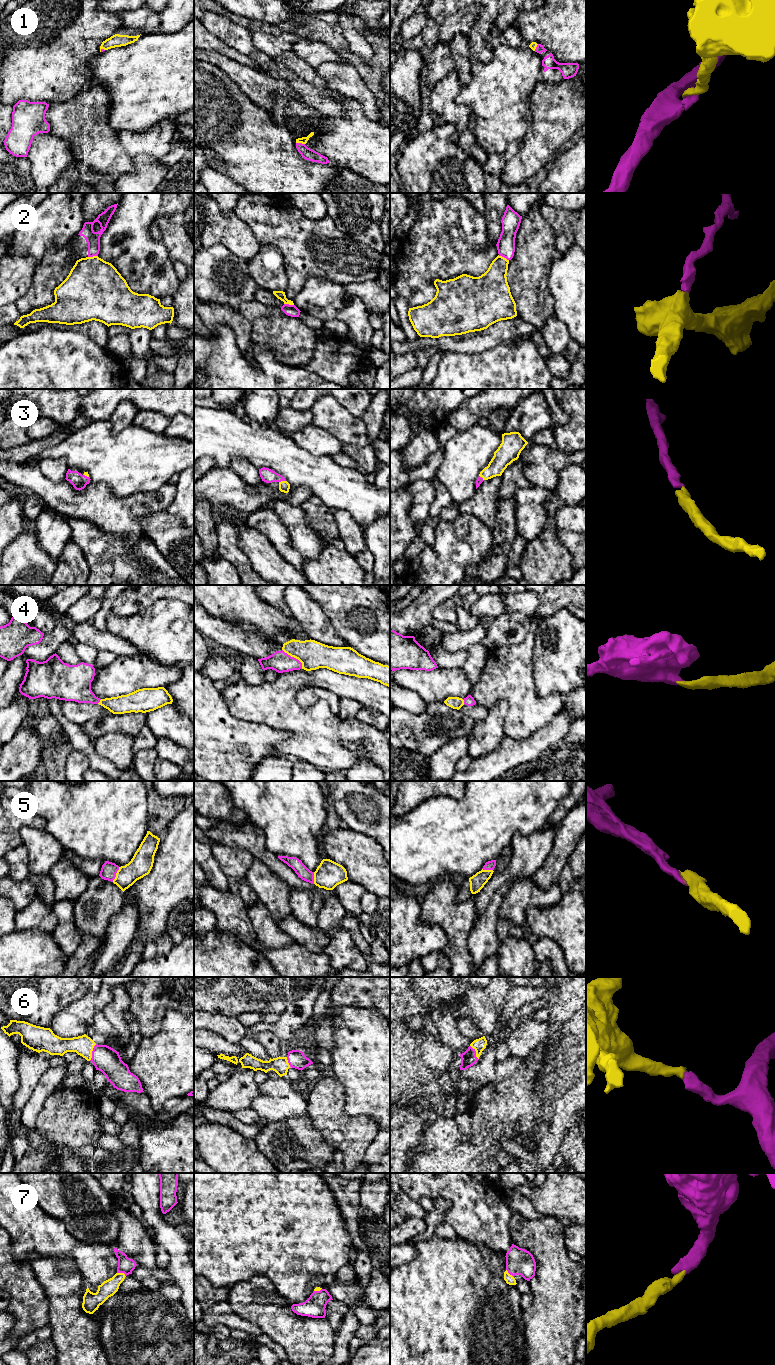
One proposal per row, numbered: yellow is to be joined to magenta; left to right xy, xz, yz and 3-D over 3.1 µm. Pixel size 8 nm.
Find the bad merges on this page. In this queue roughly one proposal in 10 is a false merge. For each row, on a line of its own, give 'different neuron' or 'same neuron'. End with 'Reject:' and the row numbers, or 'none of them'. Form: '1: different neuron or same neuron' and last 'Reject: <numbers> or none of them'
1: same neuron
2: different neuron
3: same neuron
4: same neuron
5: same neuron
6: same neuron
7: same neuron
Reject: 2

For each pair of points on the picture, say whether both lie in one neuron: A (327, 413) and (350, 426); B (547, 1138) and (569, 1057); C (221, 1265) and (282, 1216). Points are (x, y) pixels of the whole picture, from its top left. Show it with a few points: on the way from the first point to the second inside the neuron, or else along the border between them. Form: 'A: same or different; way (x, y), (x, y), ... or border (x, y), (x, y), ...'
A: same; way (333, 417), (344, 426)
B: different; border (575, 1082), (551, 1106), (550, 1120)
C: same; way (236, 1250), (267, 1219)

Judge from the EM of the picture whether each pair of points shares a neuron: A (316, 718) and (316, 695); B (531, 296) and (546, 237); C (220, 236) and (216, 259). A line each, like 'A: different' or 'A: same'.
A: different
B: same
C: different

